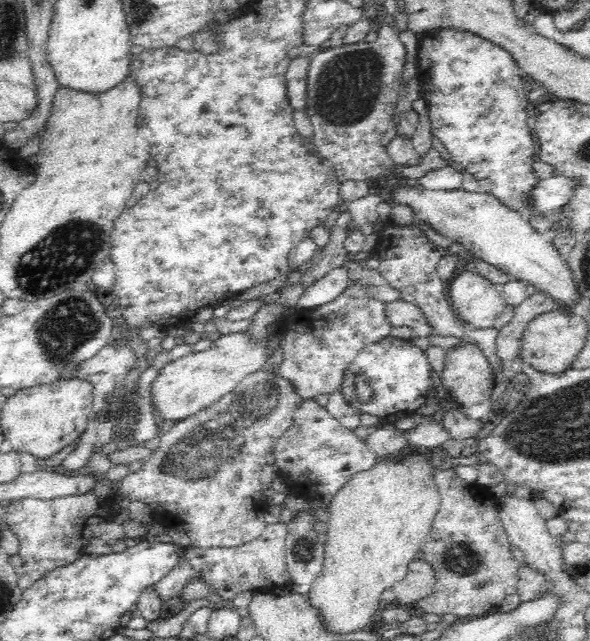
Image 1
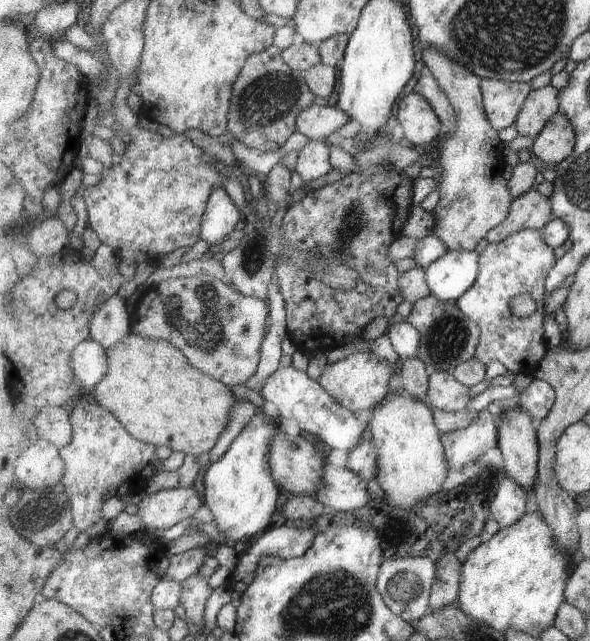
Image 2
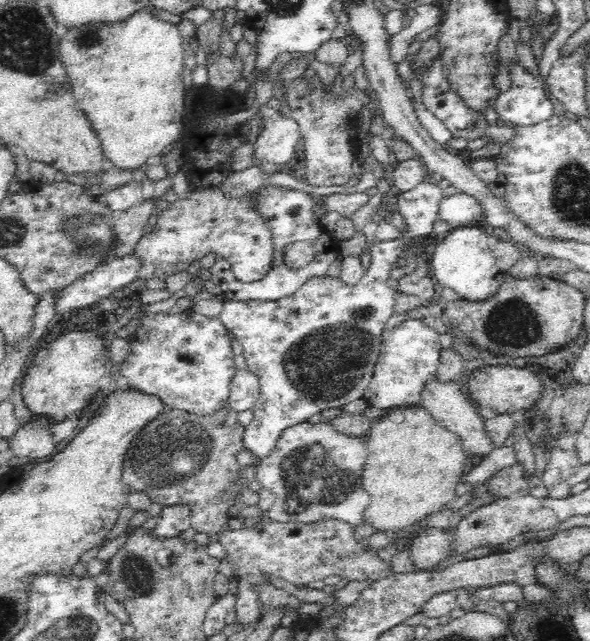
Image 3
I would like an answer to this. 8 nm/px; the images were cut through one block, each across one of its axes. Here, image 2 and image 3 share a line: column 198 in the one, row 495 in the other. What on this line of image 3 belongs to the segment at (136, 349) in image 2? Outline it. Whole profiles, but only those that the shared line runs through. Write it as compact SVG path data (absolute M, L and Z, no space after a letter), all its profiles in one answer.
M422 406L386 412L386 416L377 420L367 434L366 447L368 456L361 474L361 485L370 495L370 500L363 510L362 526L372 526L376 533L382 532L389 538L442 510L454 498L456 484L462 481L472 463L470 456L464 453L460 439L433 421Z

